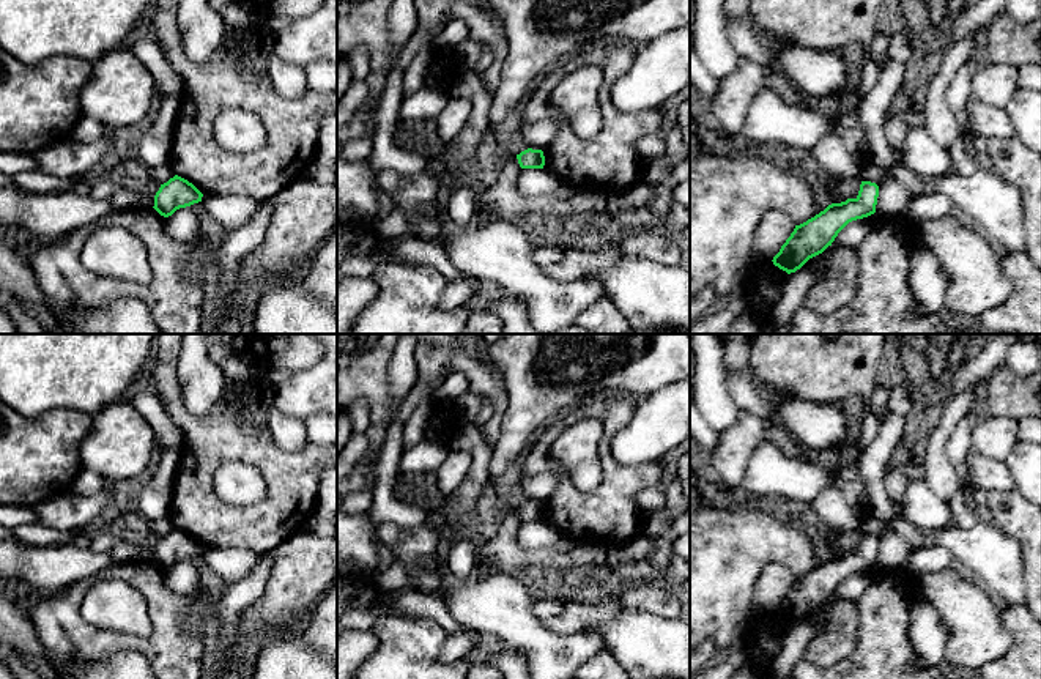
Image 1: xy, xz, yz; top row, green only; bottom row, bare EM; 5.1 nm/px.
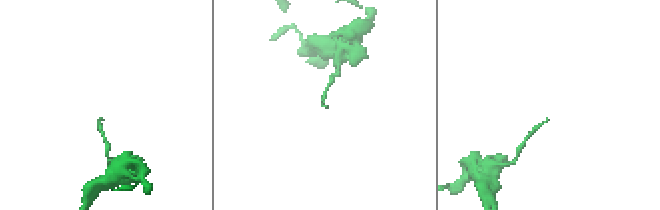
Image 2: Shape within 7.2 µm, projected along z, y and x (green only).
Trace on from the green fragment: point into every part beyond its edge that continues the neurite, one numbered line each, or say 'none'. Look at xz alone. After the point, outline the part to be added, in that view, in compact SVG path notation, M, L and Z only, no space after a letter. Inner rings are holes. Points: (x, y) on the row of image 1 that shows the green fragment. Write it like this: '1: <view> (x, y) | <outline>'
none

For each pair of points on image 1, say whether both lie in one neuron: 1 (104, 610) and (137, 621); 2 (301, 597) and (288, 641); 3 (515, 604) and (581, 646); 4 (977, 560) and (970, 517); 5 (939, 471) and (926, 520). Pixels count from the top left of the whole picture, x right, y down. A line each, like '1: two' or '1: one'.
1: one
2: two
3: one
4: two
5: two

